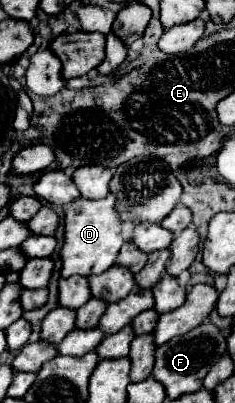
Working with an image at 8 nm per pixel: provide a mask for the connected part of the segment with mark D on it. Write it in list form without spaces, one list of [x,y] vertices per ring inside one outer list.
[[[113,194],[101,198],[101,200],[89,200],[89,198],[77,198],[73,204],[65,210],[65,244],[61,248],[63,268],[61,276],[93,276],[101,274],[107,268],[111,268],[117,262],[119,250],[123,246],[121,236],[123,220],[117,212],[117,198]]]

